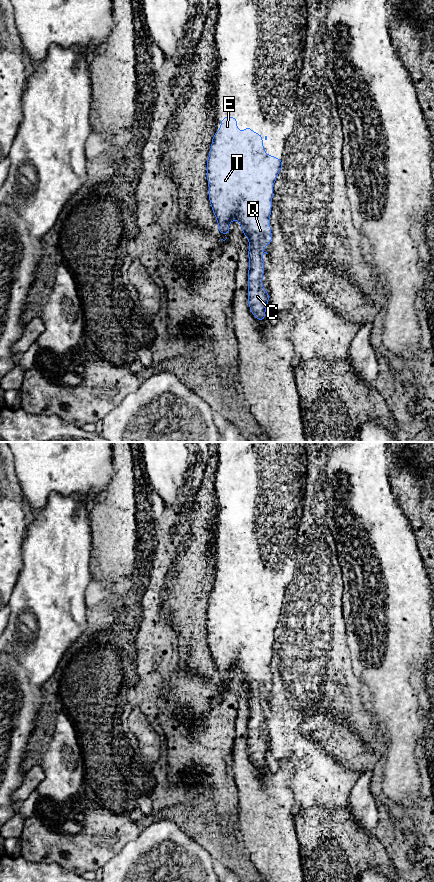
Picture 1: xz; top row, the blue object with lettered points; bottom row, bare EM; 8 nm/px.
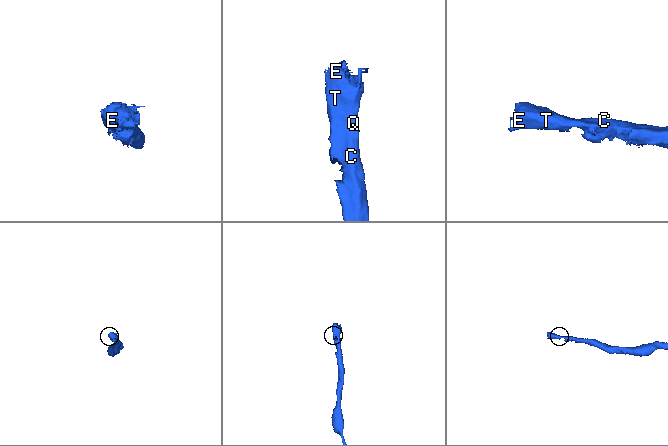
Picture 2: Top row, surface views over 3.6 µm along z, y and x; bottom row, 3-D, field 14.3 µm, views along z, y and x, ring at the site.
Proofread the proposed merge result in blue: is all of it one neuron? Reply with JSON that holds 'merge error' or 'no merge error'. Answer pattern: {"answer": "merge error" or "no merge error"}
{"answer": "no merge error"}

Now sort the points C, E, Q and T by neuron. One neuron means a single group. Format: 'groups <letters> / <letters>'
groups C E Q T

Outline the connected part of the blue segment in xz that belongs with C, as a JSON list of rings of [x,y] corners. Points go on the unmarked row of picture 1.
[[[222,565],[221,579],[218,580],[216,575],[211,590],[212,597],[207,607],[209,648],[218,669],[219,682],[224,681],[228,685],[230,669],[238,667],[243,677],[242,683],[249,686],[248,753],[254,765],[258,769],[264,769],[269,740],[262,736],[262,724],[265,719],[262,702],[268,702],[263,699],[263,693],[266,692],[269,696],[272,691],[270,678],[272,633],[283,615],[283,608],[273,603],[265,603],[262,583],[249,580],[254,575],[246,574],[245,579],[240,580],[236,577],[237,571],[236,565]]]

